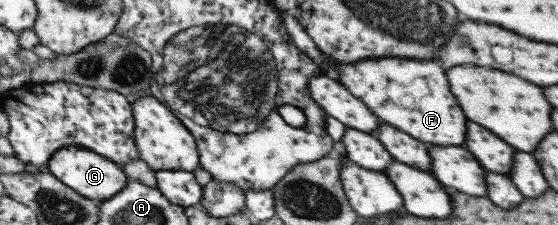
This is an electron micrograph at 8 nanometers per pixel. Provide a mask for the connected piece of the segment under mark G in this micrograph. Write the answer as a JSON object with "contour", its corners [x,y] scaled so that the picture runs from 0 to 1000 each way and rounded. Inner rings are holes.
{"contour":[[[136,649],[115,653],[104,671],[86,747],[104,796],[111,800],[111,813],[124,822],[158,884],[195,889],[208,862],[215,862],[231,813],[231,782],[219,733],[176,689],[174,676]]]}

